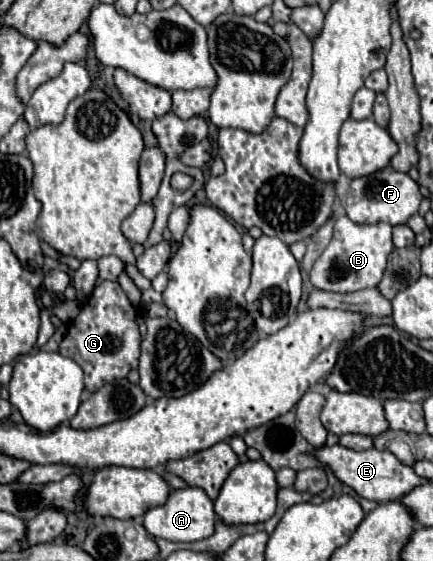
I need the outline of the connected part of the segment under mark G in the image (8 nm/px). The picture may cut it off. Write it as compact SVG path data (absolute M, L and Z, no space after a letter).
M103 281L91 293L81 313L69 325L67 335L59 345L59 353L77 361L85 373L85 389L95 391L113 379L125 379L139 363L139 309L127 299L117 281Z

